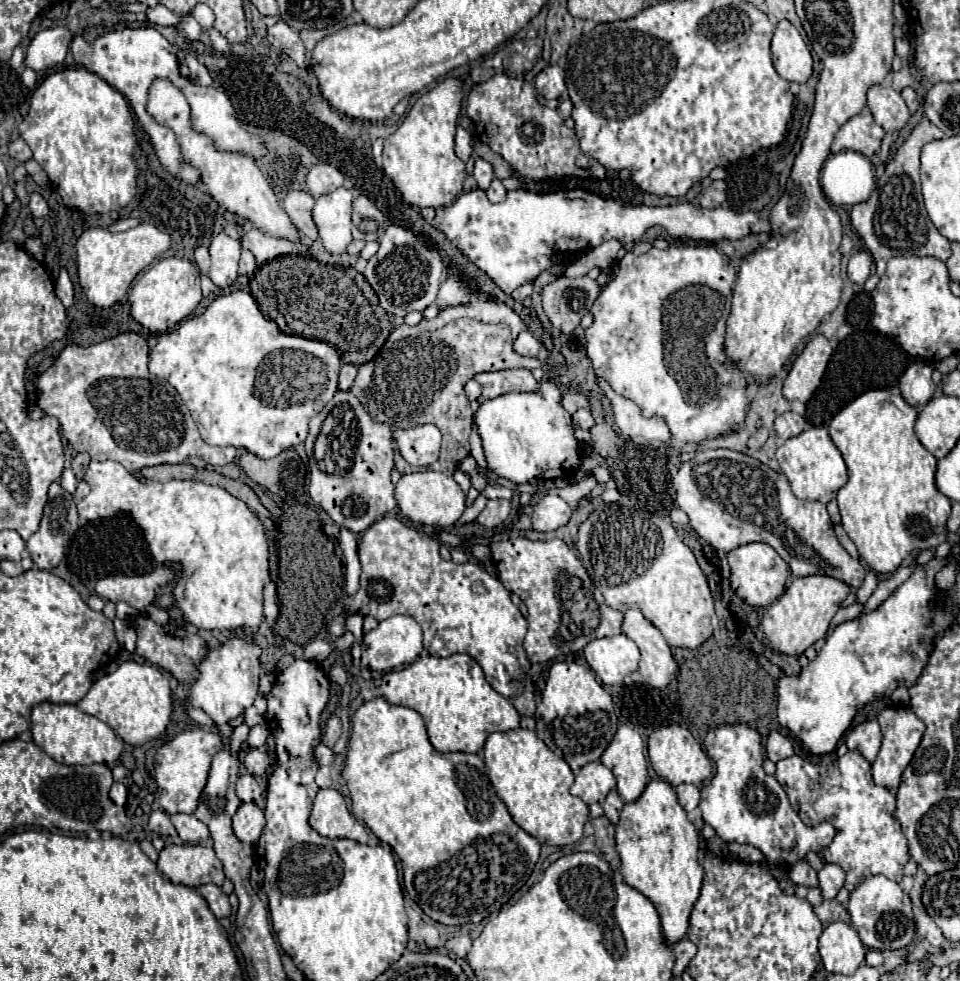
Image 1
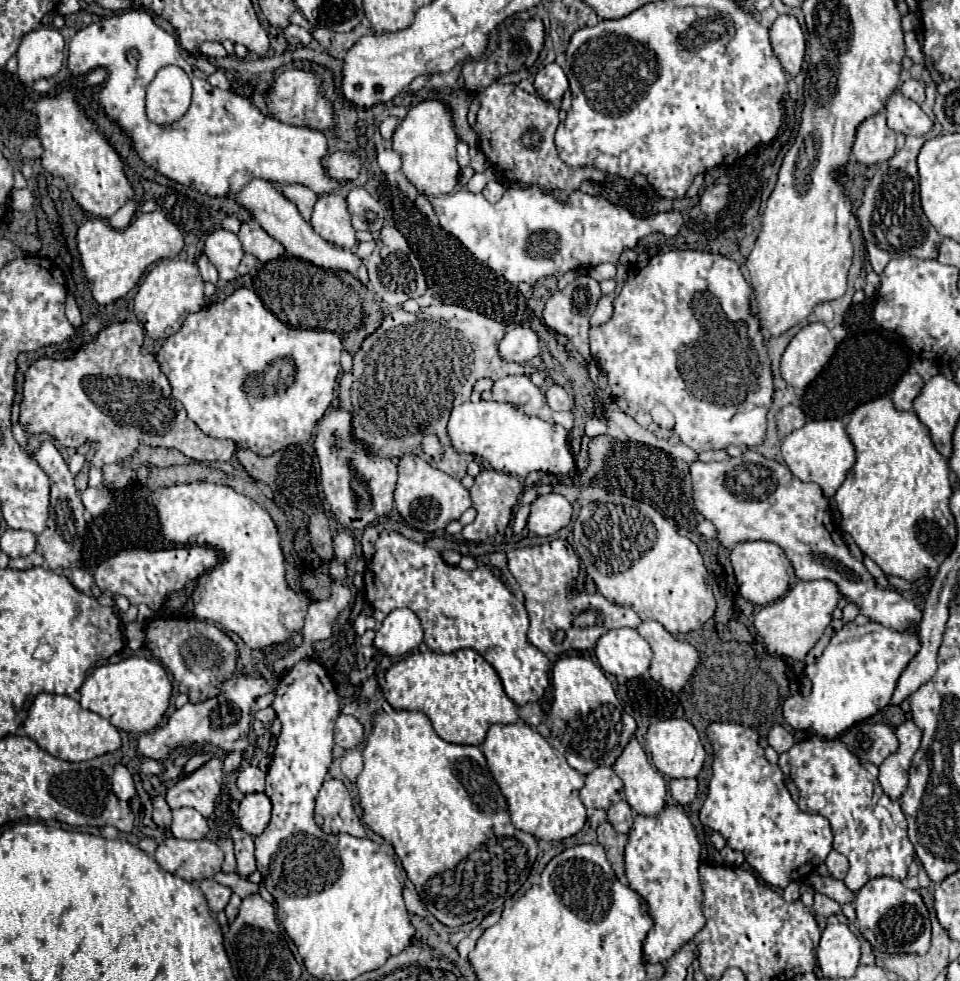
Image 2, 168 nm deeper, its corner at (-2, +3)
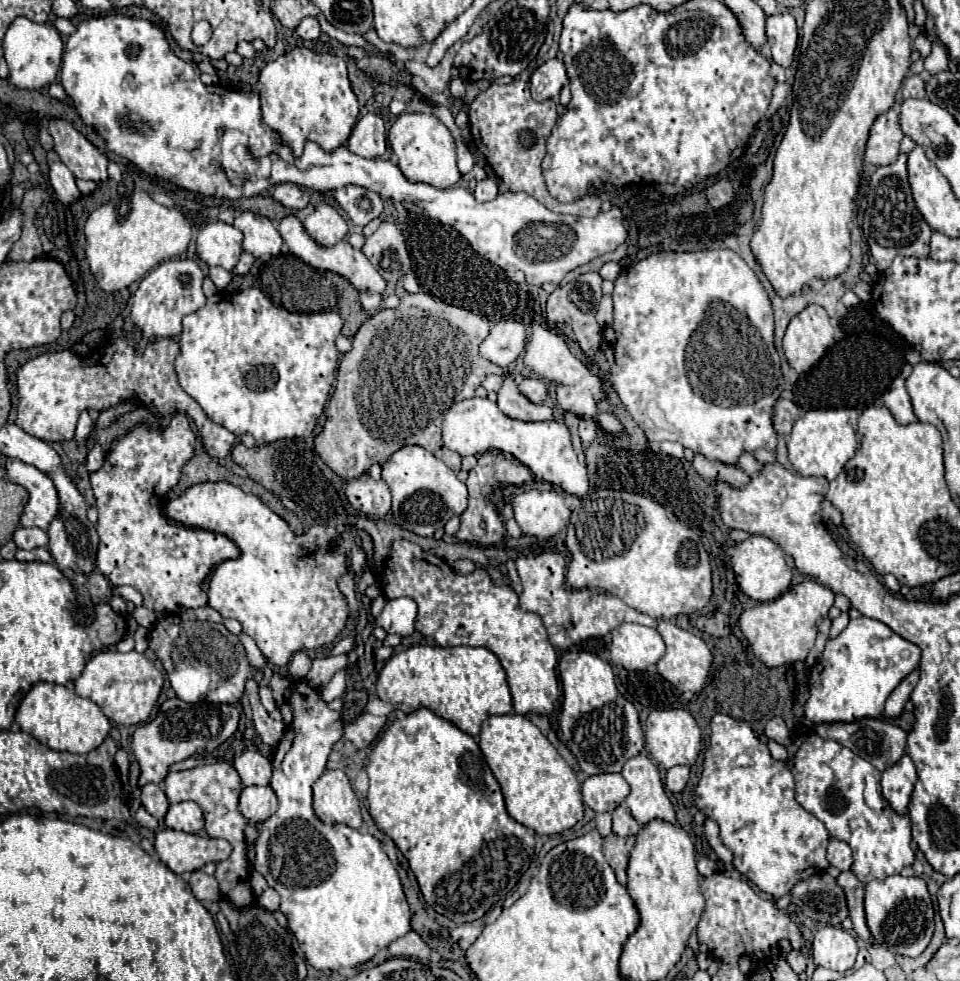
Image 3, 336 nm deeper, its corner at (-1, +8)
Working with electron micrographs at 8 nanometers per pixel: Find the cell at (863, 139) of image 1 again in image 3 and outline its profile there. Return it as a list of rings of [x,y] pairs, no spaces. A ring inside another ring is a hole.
[[[889,109],[881,117],[877,117],[875,125],[871,127],[871,135],[867,141],[865,163],[871,165],[891,165],[899,157],[899,143],[903,139],[899,127],[899,115],[895,109]]]

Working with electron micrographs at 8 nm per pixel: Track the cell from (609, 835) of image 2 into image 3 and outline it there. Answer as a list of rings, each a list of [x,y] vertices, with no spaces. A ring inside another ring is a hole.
[[[609,835],[603,839],[603,855],[607,859],[607,863],[615,869],[617,881],[621,885],[627,885],[627,863],[629,863],[629,853],[635,845],[635,837],[617,837],[617,835]]]

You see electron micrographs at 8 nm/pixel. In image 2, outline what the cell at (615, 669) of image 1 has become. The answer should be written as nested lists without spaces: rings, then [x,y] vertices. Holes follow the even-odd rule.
[[[618,628],[596,642],[596,658],[606,674],[630,680],[648,670],[652,650],[636,630]]]

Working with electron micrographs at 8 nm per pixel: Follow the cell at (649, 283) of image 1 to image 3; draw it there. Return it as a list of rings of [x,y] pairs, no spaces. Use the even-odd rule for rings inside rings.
[[[707,249],[707,251],[697,251],[697,253],[657,253],[649,255],[647,259],[631,265],[629,269],[621,271],[619,277],[613,281],[615,291],[613,291],[613,325],[605,329],[603,337],[603,351],[607,355],[607,361],[611,363],[609,371],[609,381],[619,393],[623,405],[631,413],[631,417],[639,423],[639,427],[647,433],[647,437],[653,435],[655,441],[667,439],[667,441],[677,441],[683,447],[691,449],[693,453],[701,453],[705,459],[711,461],[721,461],[727,465],[737,465],[737,459],[743,453],[755,453],[757,449],[767,449],[775,451],[777,447],[777,435],[771,425],[771,409],[773,403],[777,401],[781,389],[783,389],[783,377],[781,377],[781,363],[779,355],[773,343],[775,337],[775,321],[773,321],[773,307],[767,297],[765,287],[753,273],[753,269],[741,259],[741,255],[733,249]]]

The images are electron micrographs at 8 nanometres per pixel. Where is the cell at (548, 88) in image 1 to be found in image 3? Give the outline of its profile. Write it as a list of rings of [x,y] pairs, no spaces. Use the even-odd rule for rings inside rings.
[[[549,59],[531,75],[531,95],[535,101],[553,99],[559,95],[561,87],[567,83],[567,73],[563,61]]]

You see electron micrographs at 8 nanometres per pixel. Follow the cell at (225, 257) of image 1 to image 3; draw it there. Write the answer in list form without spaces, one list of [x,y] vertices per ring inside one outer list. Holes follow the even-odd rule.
[[[215,221],[205,225],[197,235],[197,255],[201,261],[205,261],[209,267],[223,267],[227,271],[233,271],[233,267],[239,261],[241,255],[241,241],[243,233],[227,225],[223,221]]]

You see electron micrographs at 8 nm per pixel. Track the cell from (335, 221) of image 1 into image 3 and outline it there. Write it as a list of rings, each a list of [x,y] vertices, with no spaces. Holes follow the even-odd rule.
[[[327,201],[317,205],[315,211],[307,215],[303,227],[321,247],[333,247],[337,241],[343,241],[347,237],[345,219]]]

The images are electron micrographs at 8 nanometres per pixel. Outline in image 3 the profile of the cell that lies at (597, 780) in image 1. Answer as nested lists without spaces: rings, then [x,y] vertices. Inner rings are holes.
[[[601,773],[583,781],[583,801],[595,813],[613,811],[629,795],[629,783],[621,773]]]

